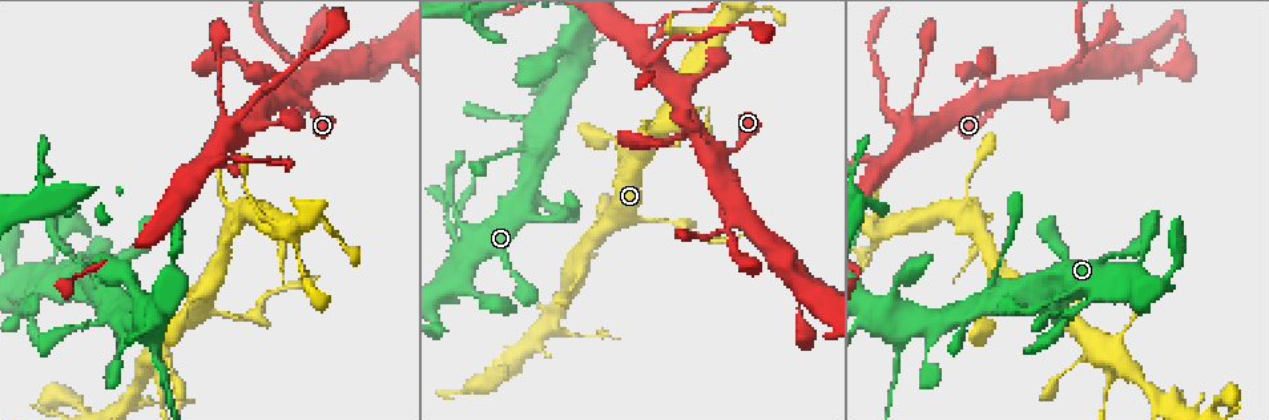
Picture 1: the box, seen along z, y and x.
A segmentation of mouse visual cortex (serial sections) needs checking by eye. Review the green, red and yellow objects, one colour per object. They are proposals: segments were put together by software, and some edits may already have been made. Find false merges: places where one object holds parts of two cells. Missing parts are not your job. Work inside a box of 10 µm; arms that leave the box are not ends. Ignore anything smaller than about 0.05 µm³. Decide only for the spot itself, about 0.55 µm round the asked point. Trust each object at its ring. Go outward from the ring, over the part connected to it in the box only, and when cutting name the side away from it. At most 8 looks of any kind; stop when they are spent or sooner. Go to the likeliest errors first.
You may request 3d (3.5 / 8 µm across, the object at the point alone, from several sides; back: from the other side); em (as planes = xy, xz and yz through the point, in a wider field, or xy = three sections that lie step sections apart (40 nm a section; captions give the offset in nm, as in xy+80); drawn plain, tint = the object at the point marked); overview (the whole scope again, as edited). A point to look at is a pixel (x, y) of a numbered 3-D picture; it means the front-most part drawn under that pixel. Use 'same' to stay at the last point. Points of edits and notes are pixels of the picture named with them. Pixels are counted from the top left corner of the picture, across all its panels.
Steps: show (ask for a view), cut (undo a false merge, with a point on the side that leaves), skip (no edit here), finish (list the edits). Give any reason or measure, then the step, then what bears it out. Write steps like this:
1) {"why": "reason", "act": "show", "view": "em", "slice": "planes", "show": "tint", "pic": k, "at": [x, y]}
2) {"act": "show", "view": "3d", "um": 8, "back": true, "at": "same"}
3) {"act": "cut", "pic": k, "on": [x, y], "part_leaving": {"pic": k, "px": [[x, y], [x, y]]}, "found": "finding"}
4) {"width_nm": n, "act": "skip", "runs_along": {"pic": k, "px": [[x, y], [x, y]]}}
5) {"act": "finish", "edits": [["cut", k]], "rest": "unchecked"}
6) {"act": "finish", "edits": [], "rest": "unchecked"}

{"why": "sudden change in width", "act": "show", "view": "3d", "um": 3.5, "pic": 1, "at": [240, 314]}

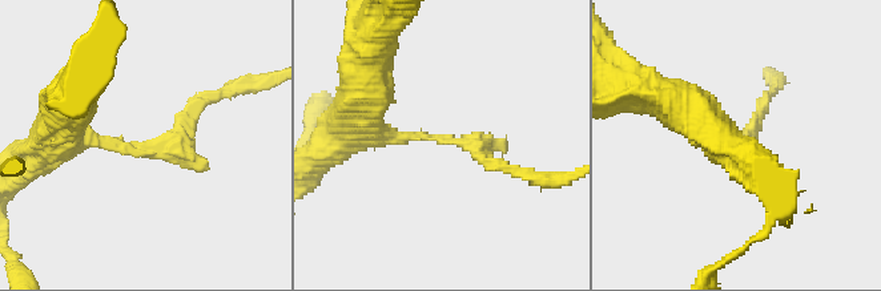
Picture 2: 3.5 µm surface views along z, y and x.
{"why": "need the tissue", "act": "show", "view": "em", "slice": "planes", "show": "tint", "pic": 2, "at": [448, 141]}

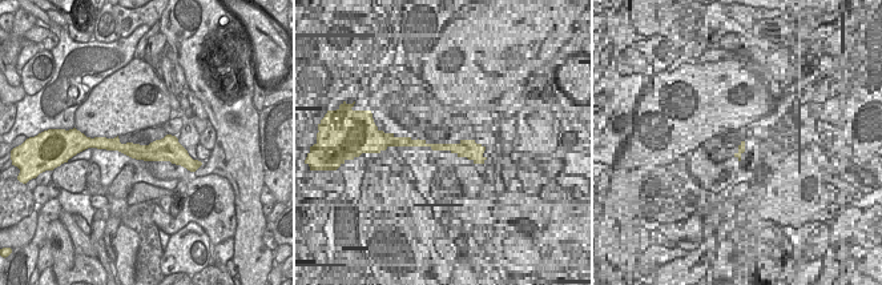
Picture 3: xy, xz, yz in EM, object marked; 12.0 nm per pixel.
{"act": "skip", "runs_along": {"pic": 2, "px": [[365, 125], [471, 142], [505, 166]]}, "found": "one cell here"}

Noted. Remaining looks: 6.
{"why": "four or more arms meet", "act": "show", "view": "3d", "um": 3.5, "pic": 1, "at": [705, 147]}

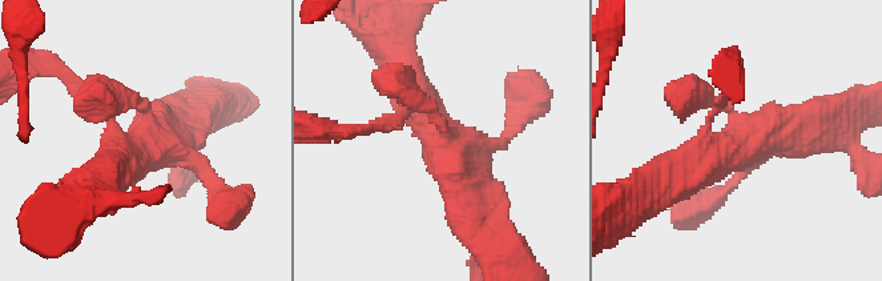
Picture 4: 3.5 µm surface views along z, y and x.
{"act": "show", "view": "em", "slice": "xy", "step": 5, "show": "tint", "pic": 4, "at": [736, 126]}

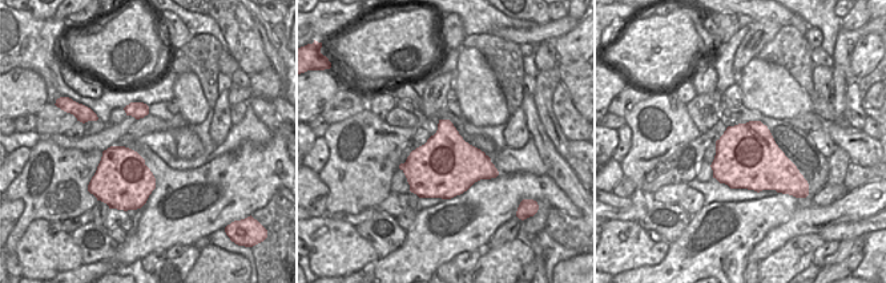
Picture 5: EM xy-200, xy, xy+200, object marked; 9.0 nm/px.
{"act": "skip", "runs_along": {"pic": 4, "px": [[518, 125], [494, 145], [452, 145], [403, 77]]}, "found": "one cell here"}

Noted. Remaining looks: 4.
{"act": "show", "view": "3d", "um": 3.5, "pic": 1, "at": [655, 61]}

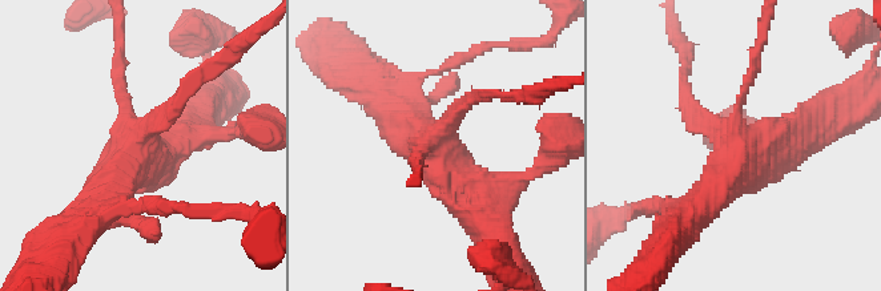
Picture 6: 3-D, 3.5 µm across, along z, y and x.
{"why": "shape alone is not enough", "act": "show", "view": "em", "slice": "xy", "step": 5, "show": "tint", "pic": 6, "at": [729, 137]}

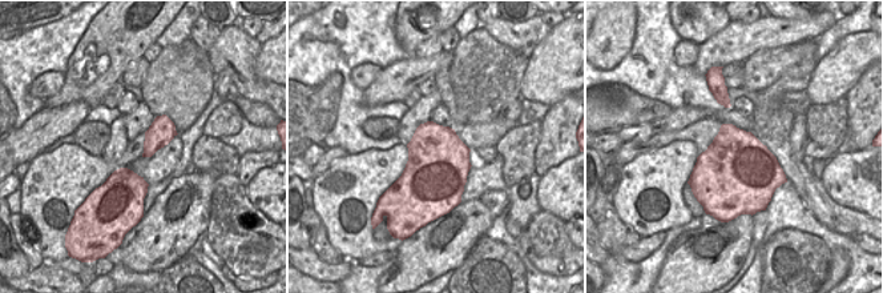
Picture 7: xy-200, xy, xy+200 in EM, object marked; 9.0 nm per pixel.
{"why": "cut it another way", "act": "show", "view": "em", "slice": "xy", "step": 2, "show": "tint", "at": "same"}

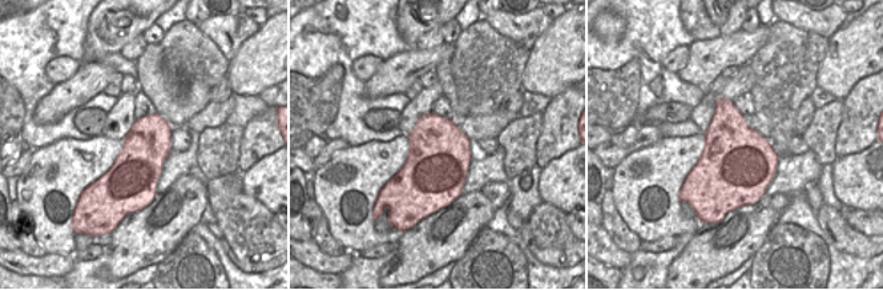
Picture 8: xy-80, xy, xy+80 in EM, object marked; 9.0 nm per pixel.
{"arms": 4, "act": "skip", "runs_along": {"pic": 6, "px": [[483, 219], [389, 101]]}, "found": "all the same cell"}

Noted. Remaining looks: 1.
{"act": "finish", "edits": [], "rest": "unchecked"}

